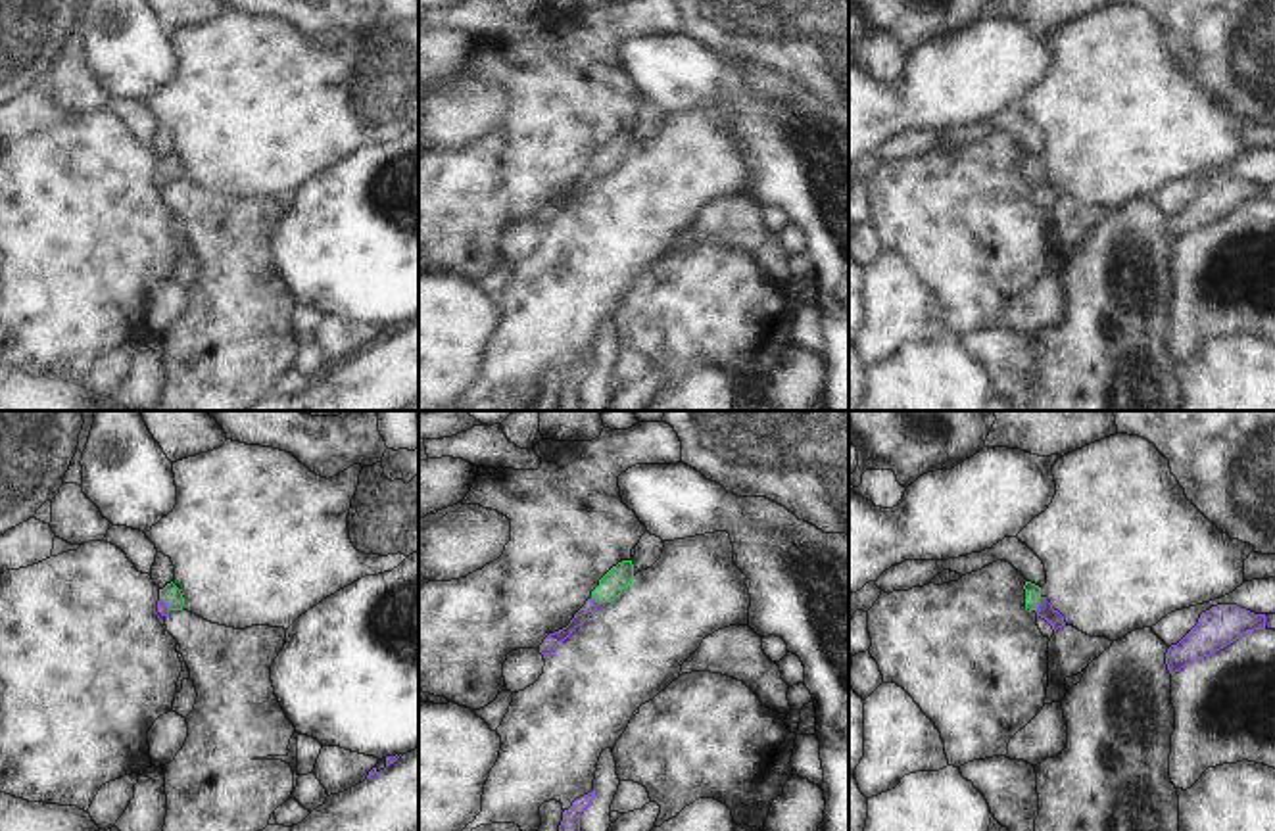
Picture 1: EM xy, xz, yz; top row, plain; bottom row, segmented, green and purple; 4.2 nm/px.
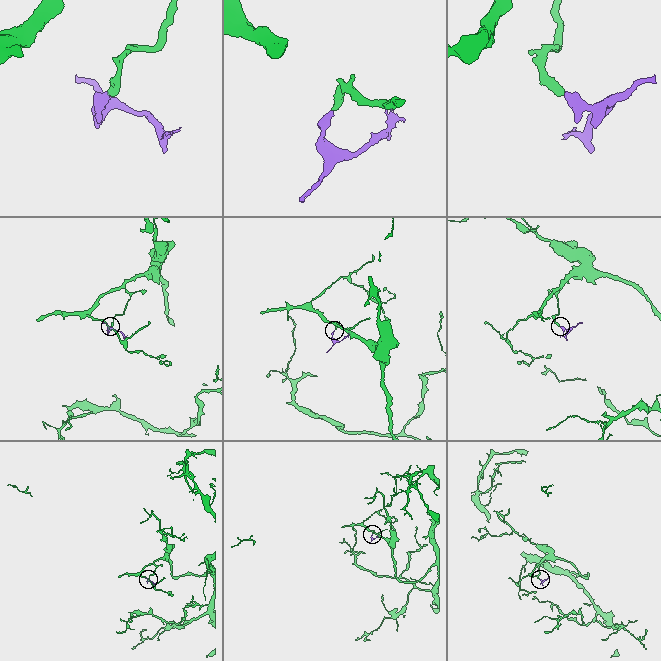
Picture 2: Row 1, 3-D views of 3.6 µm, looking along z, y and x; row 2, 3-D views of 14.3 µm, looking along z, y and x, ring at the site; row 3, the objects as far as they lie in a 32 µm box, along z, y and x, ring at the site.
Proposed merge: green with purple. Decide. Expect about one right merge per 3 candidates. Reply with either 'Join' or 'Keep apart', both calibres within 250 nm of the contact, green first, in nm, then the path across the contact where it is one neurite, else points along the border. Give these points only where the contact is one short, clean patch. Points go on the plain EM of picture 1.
Join. Thickness 60 nm (green) against 70 nm. Path across: yz (1032, 162), (1035, 175), (1055, 189).

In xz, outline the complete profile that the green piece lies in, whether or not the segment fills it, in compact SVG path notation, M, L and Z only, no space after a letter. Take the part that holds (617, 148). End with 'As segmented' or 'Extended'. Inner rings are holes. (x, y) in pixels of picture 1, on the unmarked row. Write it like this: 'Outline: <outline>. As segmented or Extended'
Outline: M622 131L616 136L613 136L601 150L599 155L591 161L591 167L586 171L586 175L574 184L570 194L555 203L549 203L543 213L540 215L540 223L543 228L555 221L559 213L563 213L574 198L582 196L601 173L614 171L622 159L632 152L634 148L634 134L632 131Z. Extended.

